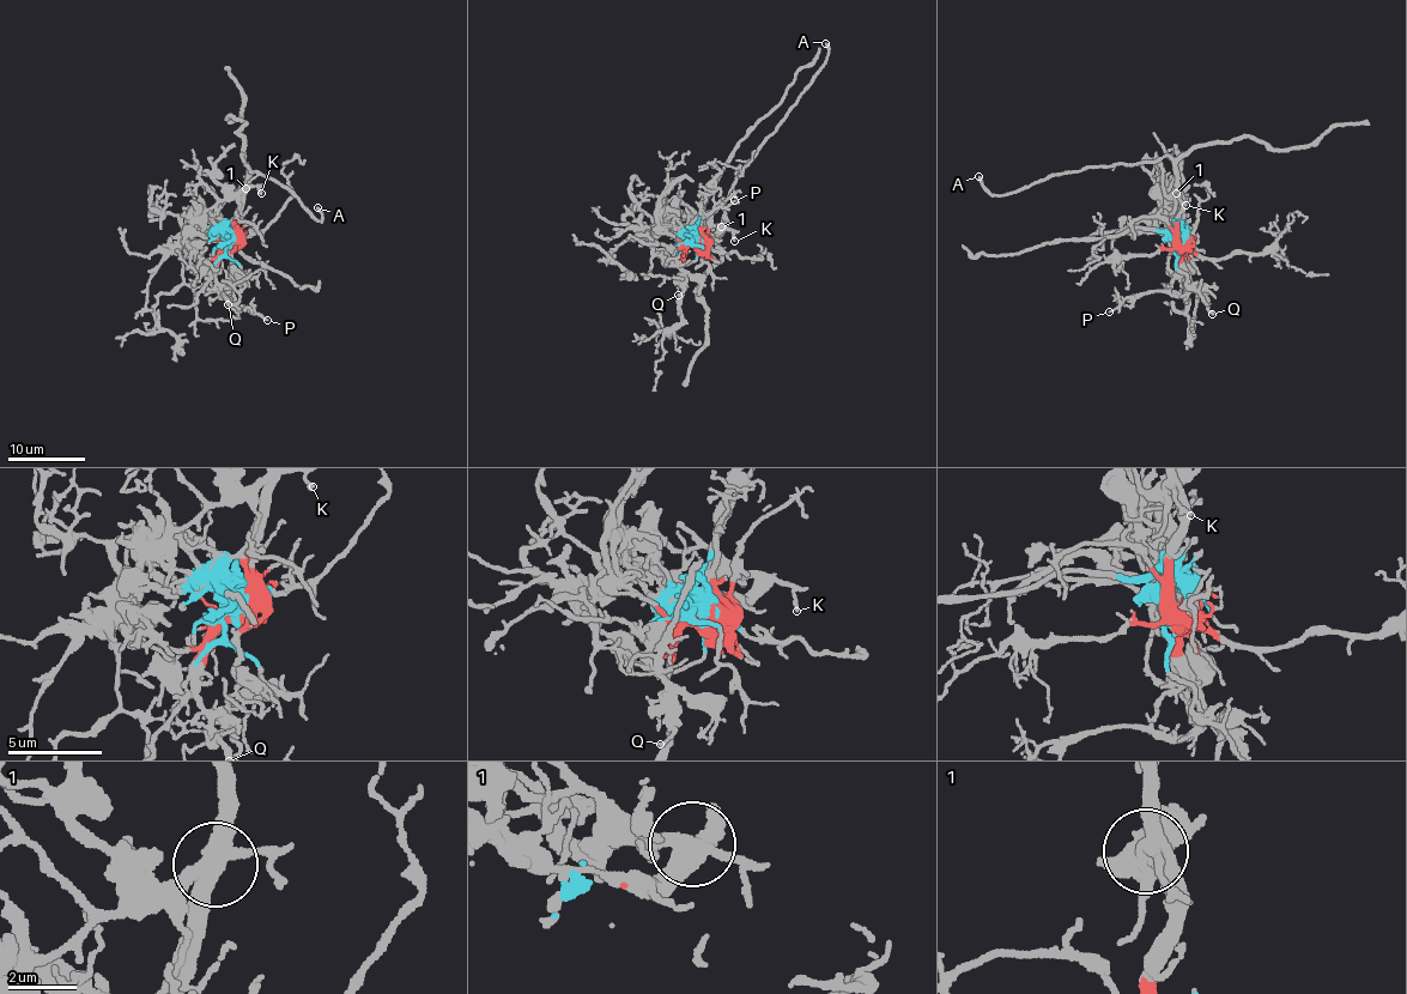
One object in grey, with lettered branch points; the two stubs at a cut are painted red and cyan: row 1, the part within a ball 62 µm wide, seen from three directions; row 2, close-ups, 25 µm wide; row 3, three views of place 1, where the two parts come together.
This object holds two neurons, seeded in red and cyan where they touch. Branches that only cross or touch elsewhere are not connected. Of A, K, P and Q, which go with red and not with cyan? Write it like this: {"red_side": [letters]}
{"red_side": ["A", "P", "Q"]}

